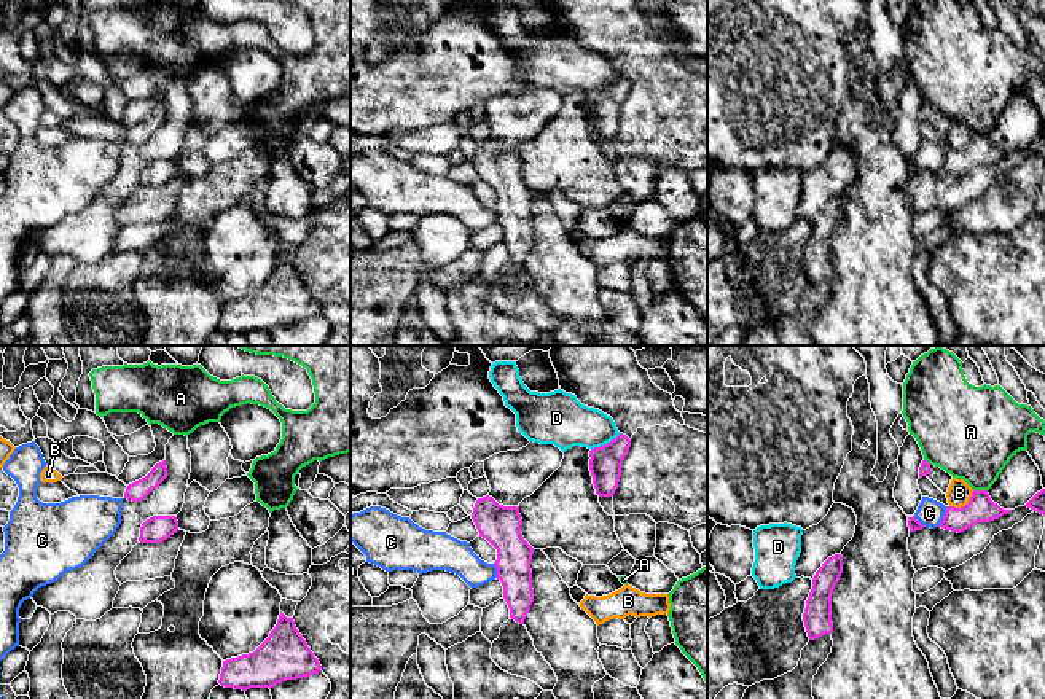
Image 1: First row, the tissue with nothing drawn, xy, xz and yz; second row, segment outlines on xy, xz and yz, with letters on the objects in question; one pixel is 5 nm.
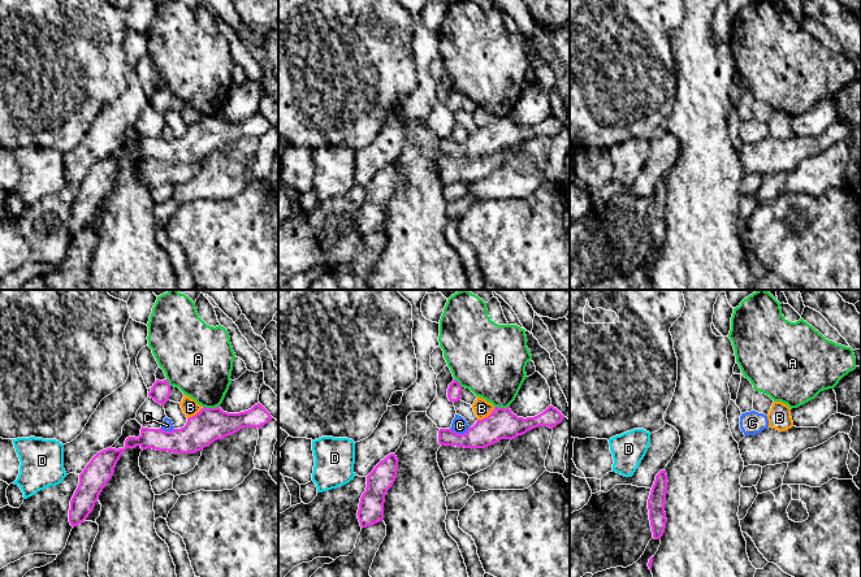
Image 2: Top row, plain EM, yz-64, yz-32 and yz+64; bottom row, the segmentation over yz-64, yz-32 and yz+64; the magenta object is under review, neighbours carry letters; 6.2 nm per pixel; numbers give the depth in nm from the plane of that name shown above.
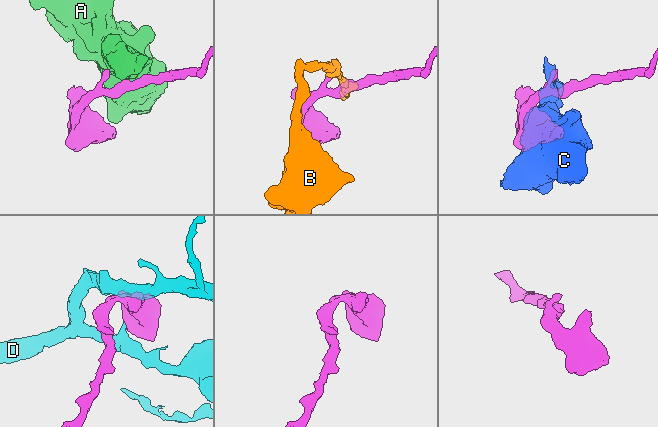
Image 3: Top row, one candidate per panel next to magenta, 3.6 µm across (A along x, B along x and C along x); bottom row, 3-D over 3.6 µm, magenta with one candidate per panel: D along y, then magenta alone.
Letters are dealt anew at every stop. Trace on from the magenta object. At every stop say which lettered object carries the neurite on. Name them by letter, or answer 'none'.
none

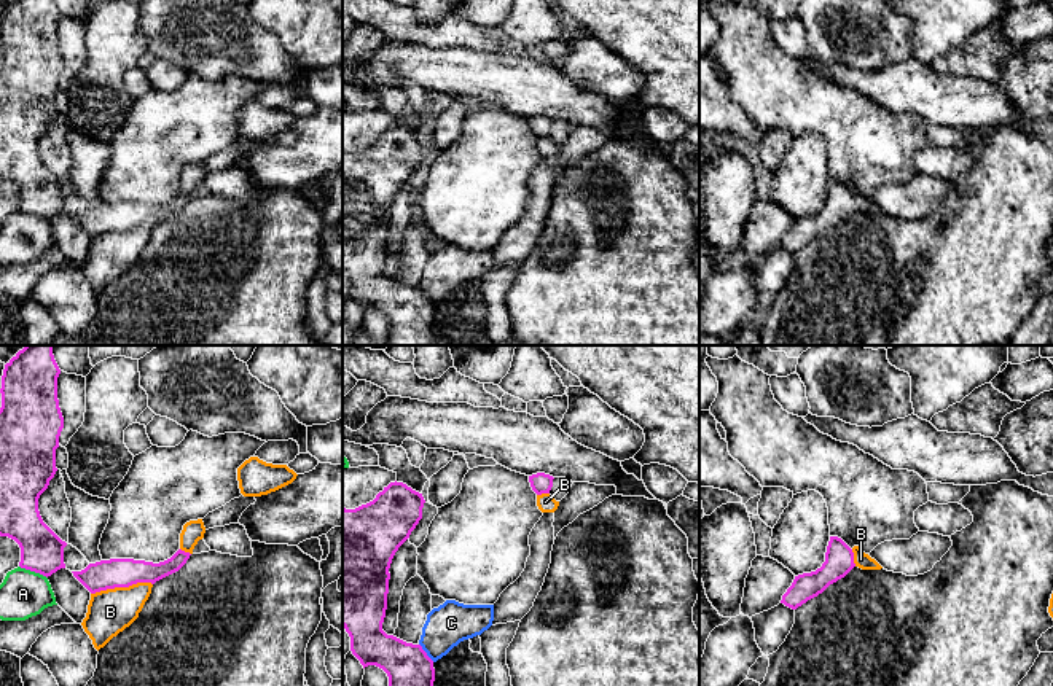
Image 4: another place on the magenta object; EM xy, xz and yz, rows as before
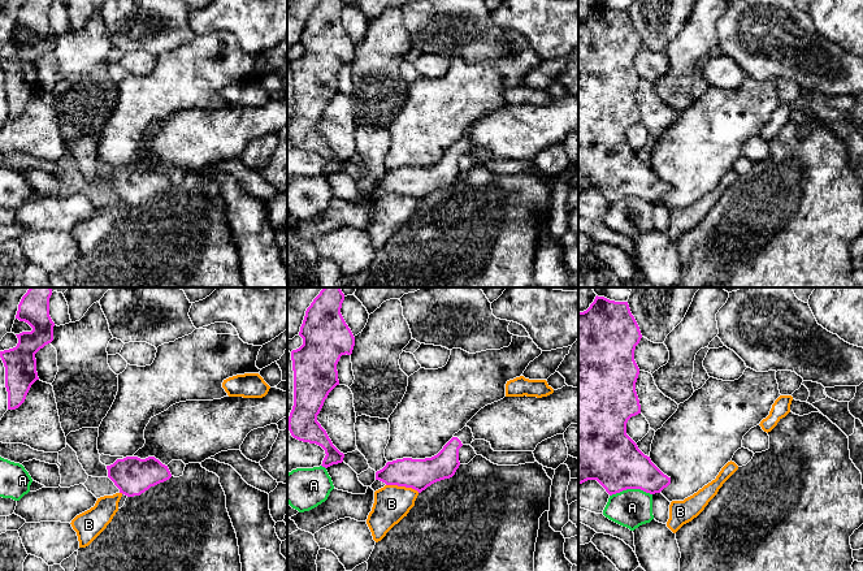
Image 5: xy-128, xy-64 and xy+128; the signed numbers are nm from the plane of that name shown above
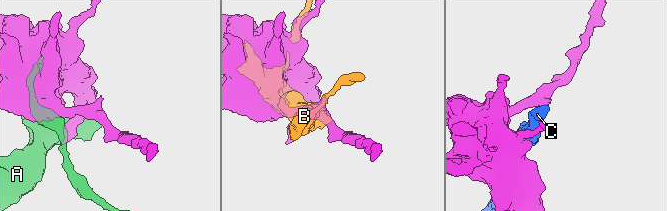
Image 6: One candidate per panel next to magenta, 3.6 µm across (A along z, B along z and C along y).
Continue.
none

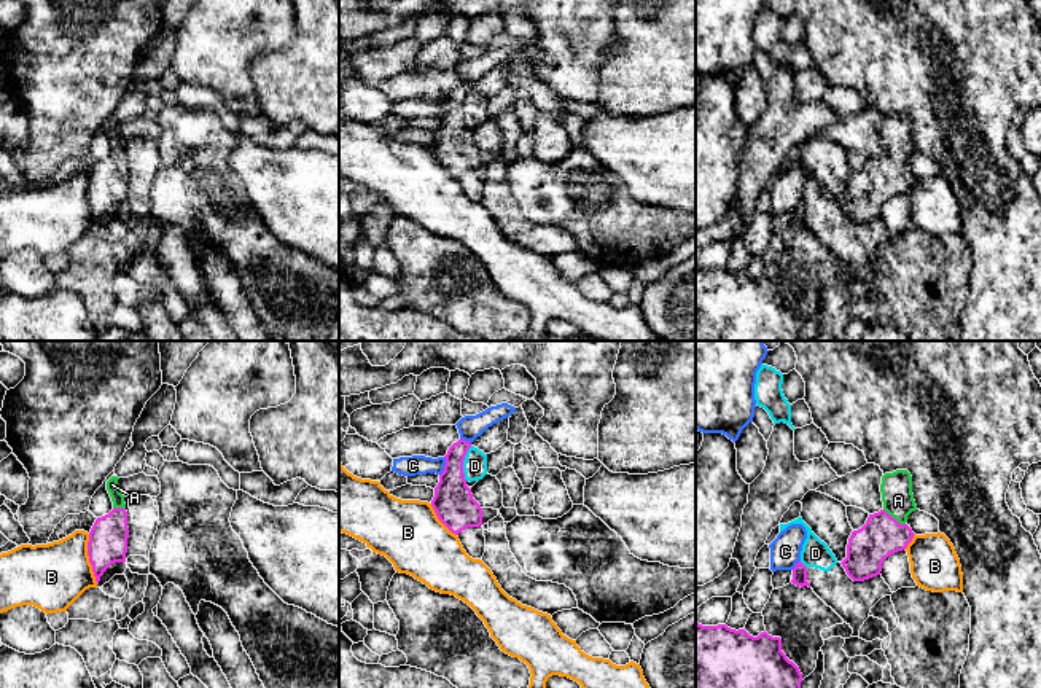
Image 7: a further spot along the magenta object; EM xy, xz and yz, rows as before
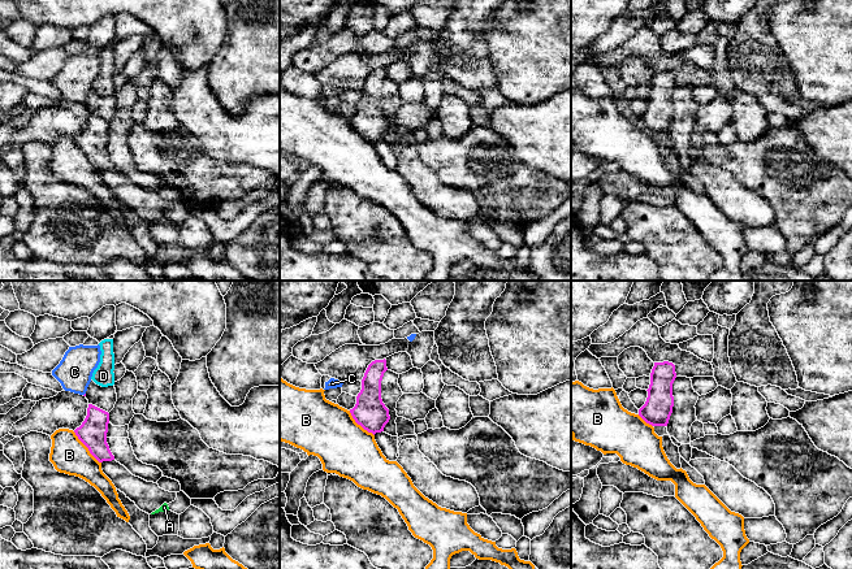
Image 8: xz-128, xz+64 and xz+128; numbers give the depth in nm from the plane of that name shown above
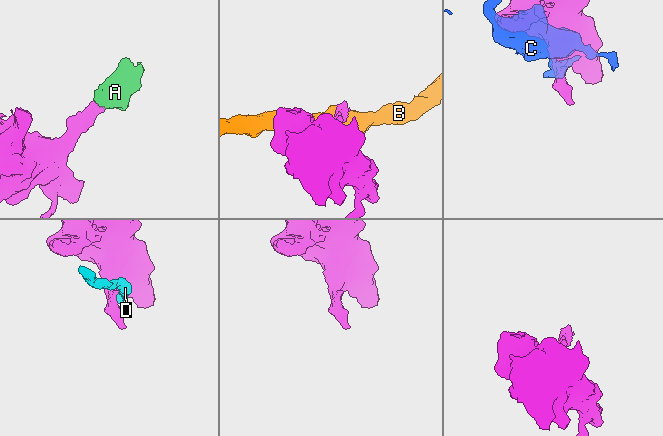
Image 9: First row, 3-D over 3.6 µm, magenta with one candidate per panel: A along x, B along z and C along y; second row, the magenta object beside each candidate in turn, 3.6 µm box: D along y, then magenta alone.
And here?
A

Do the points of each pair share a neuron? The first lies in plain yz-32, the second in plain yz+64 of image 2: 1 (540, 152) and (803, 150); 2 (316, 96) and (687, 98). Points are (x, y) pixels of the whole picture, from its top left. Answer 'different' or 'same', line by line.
1: different
2: different

